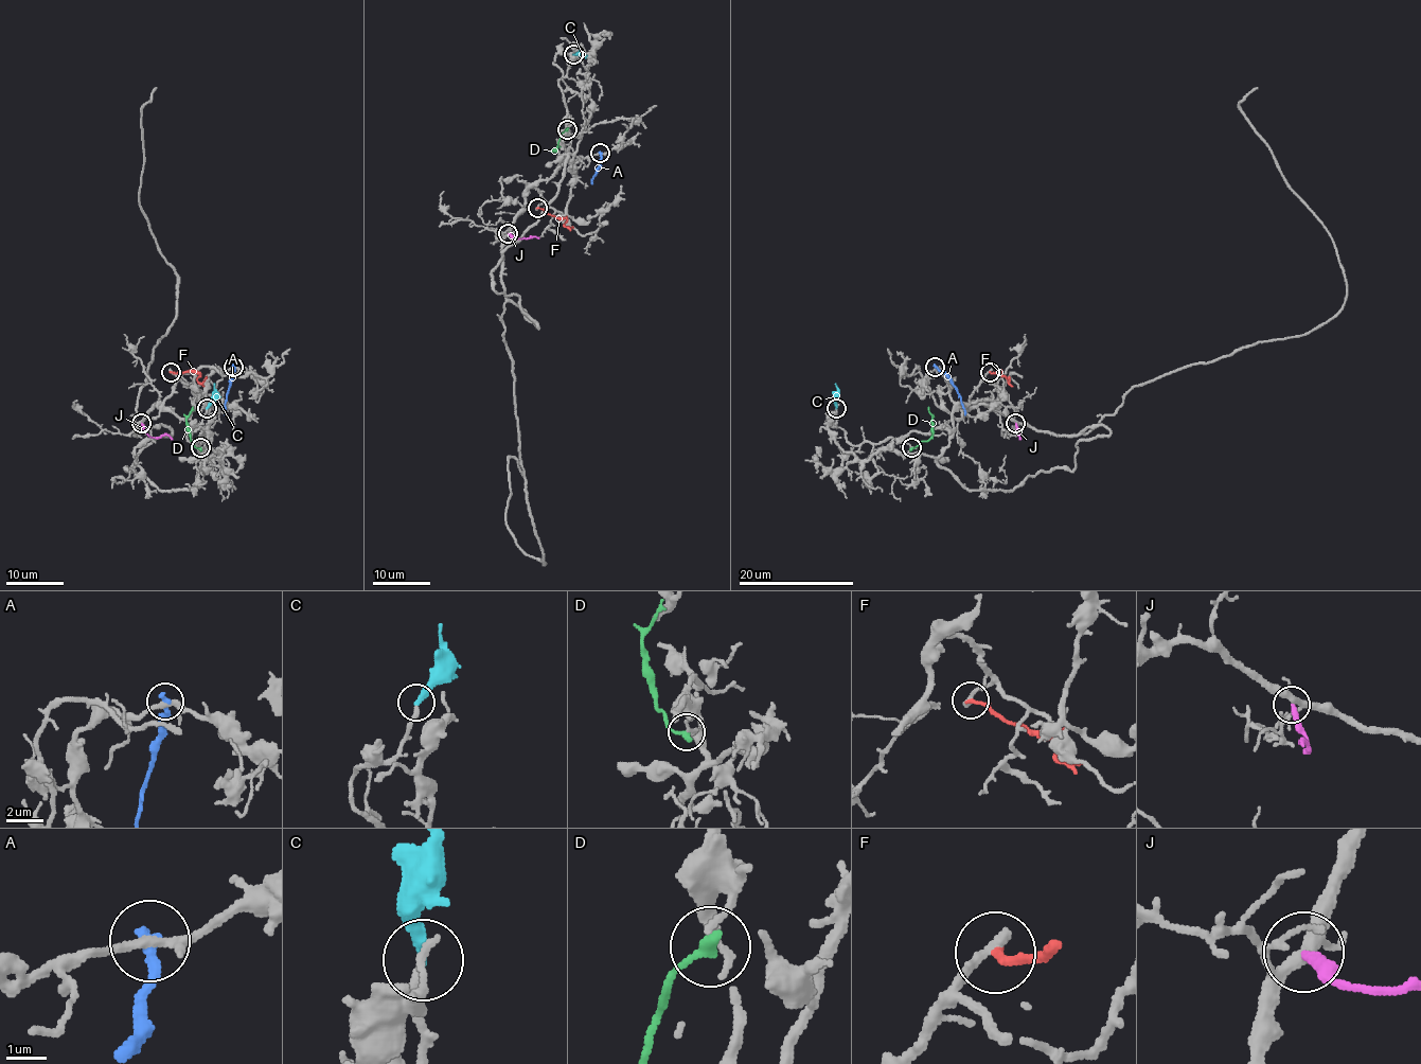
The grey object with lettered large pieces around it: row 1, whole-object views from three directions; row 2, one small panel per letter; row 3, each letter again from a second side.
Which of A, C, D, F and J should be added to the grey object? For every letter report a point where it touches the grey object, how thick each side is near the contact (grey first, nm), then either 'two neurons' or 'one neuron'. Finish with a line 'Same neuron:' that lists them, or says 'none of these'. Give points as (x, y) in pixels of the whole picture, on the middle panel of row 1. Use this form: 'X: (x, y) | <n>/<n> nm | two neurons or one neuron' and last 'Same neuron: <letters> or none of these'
A: (600, 153) | 200/360 nm | two neurons
C: (573, 54) | 170/320 nm | one neuron
D: (567, 129) | 200/320 nm | two neurons
F: (537, 208) | 280/220 nm | two neurons
J: (508, 233) | 300/320 nm | two neurons
Same neuron: C

